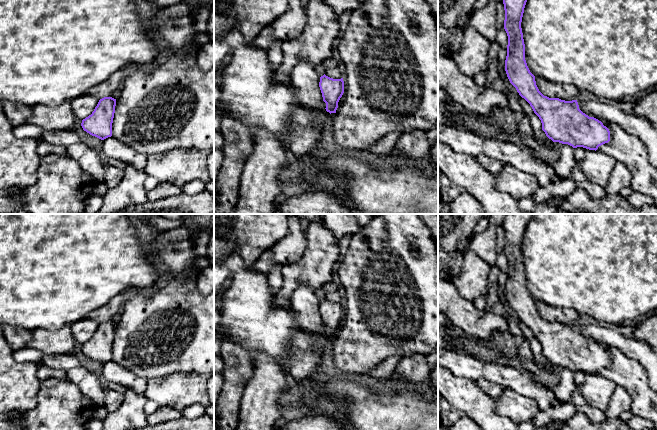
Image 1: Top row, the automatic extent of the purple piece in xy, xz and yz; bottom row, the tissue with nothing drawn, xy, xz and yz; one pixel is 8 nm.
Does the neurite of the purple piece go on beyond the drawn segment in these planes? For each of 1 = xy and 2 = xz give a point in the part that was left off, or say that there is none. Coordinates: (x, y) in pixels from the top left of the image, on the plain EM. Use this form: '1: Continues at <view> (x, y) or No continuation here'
1: No continuation here
2: No continuation here

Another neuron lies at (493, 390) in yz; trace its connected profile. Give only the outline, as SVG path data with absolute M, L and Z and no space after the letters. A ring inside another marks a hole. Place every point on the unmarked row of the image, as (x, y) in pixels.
M482 378L477 381L477 384L483 392L494 400L498 399L503 392L503 388L499 384L492 383Z

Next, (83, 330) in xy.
M84 318L70 325L73 336L77 343L83 344L92 338L99 323L94 320Z

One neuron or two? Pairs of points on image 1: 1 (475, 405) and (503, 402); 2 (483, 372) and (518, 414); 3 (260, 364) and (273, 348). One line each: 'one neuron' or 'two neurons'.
1: two neurons
2: two neurons
3: two neurons

